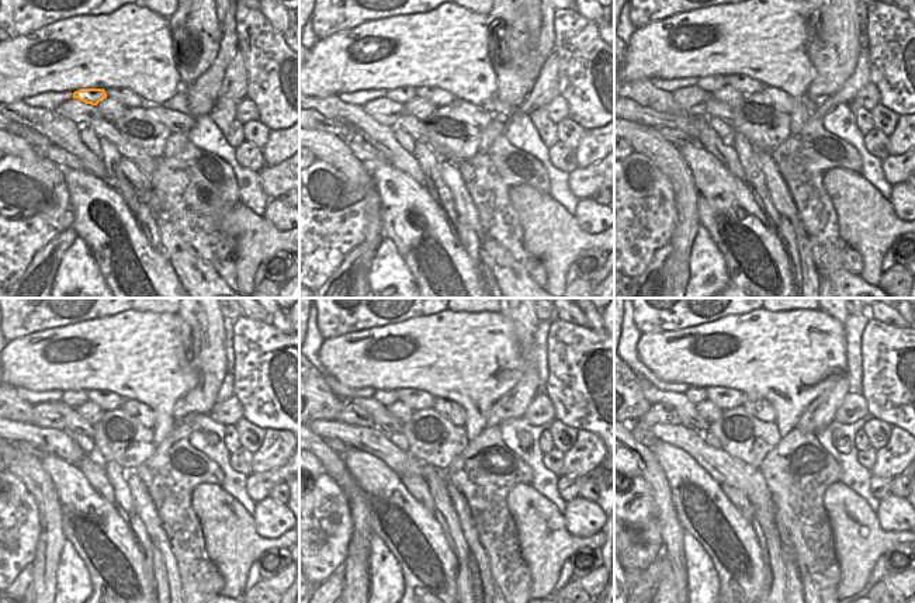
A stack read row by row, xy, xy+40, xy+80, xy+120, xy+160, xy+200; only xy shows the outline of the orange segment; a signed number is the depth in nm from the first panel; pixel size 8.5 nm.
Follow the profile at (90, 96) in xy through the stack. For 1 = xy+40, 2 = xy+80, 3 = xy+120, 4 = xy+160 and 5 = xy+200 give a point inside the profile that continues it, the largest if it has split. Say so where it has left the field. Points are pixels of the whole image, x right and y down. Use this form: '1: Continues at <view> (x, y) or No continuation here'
1: Continues at xy+40 (404, 94)
2: Continues at xy+80 (711, 83)
3: Continues at xy+120 (73, 398)
4: Continues at xy+160 (384, 397)
5: Continues at xy+200 (695, 394)

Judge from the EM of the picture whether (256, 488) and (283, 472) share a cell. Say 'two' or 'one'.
one

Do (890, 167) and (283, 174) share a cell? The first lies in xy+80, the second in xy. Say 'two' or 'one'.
one

